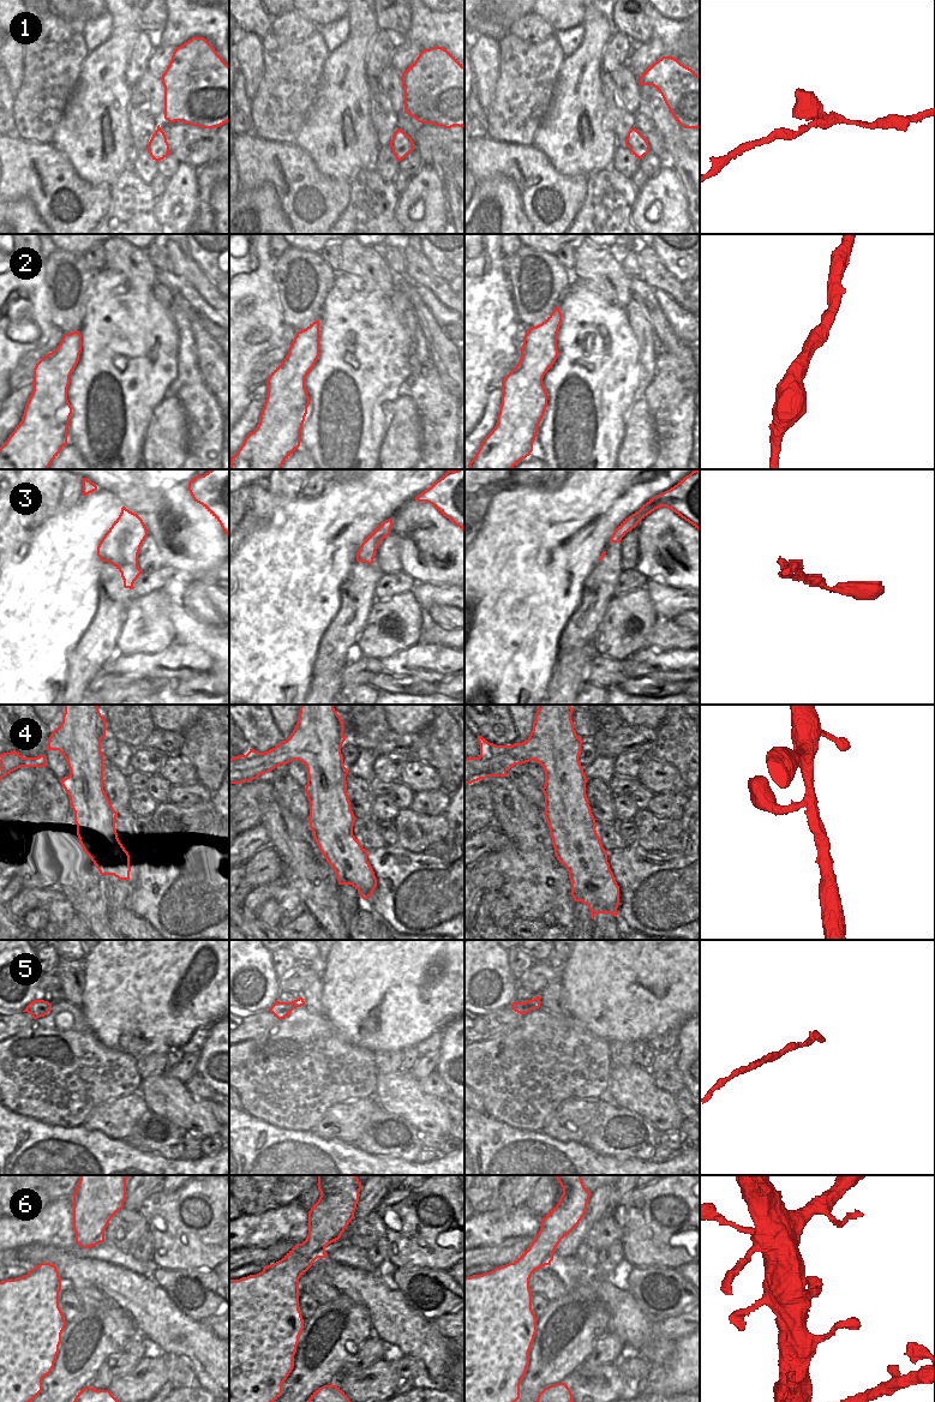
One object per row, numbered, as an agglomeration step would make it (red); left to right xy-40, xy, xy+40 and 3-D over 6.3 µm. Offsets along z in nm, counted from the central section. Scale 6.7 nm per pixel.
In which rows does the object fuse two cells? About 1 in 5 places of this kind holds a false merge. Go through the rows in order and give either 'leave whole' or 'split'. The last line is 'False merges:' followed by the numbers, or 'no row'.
1: leave whole
2: leave whole
3: leave whole
4: leave whole
5: leave whole
6: leave whole
False merges: no row

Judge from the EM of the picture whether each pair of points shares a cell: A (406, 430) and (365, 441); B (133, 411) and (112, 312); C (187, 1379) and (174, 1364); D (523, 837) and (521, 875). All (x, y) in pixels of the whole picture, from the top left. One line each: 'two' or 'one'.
A: two
B: one
C: one
D: two

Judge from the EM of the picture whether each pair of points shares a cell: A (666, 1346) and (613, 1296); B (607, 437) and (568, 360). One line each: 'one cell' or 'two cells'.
A: one cell
B: one cell

